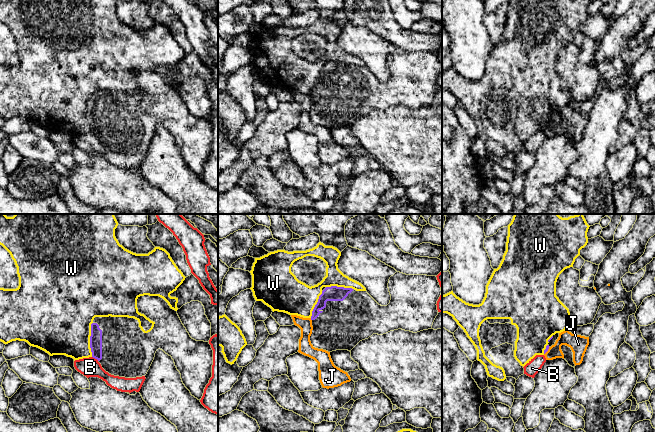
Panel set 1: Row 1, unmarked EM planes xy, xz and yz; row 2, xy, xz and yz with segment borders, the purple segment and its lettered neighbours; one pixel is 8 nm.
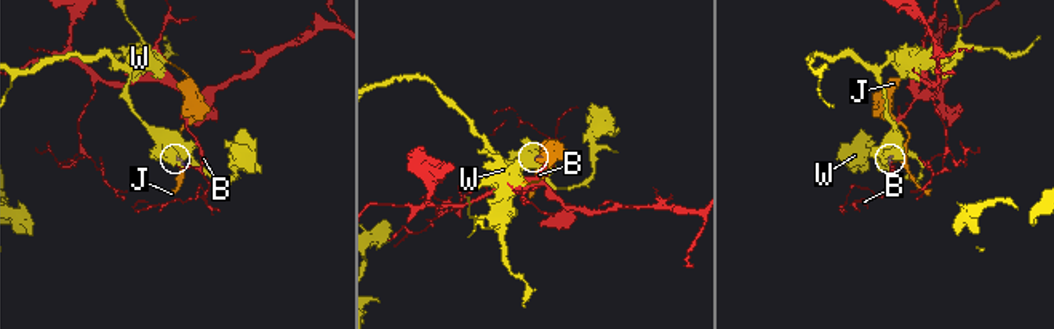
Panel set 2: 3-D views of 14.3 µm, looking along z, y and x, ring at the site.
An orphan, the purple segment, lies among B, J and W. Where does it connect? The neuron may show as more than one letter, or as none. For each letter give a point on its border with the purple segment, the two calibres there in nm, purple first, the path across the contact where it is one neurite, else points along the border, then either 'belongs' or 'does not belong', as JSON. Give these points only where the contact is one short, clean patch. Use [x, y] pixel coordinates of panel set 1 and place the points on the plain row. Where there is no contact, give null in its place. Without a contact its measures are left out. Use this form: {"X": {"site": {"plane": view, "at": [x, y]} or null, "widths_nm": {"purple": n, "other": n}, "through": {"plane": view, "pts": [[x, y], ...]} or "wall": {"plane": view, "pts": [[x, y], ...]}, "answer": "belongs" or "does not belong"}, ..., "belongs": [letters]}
{"B": {"site": {"plane": "xy", "at": [95, 134]}, "widths_nm": {"purple": 100, "other": 160}, "wall": {"plane": "xy", "pts": [[92, 132], [98, 136]]}, "answer": "does not belong"}, "J": {"site": {"plane": "yz", "at": [547, 126]}, "widths_nm": {"purple": 30, "other": 140}, "wall": {"plane": "yz", "pts": [[549, 123], [544, 130]]}, "answer": "does not belong"}, "W": {"site": {"plane": "xy", "at": [90, 115]}, "widths_nm": {"purple": 100, "other": 460}, "answer": "does not belong"}, "belongs": []}

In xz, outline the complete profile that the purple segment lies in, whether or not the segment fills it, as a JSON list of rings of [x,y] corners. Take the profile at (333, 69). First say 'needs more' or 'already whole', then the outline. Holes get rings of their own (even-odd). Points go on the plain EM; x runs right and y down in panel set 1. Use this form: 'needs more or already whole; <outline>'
needs more; [[[396,48],[390,53],[388,64],[391,71],[390,79],[381,82],[367,67],[337,62],[326,63],[312,87],[313,106],[310,117],[313,123],[328,128],[351,127],[360,117],[368,115],[373,110],[383,111],[398,105],[417,109],[432,104],[438,91],[436,80],[442,70],[436,52]]]

